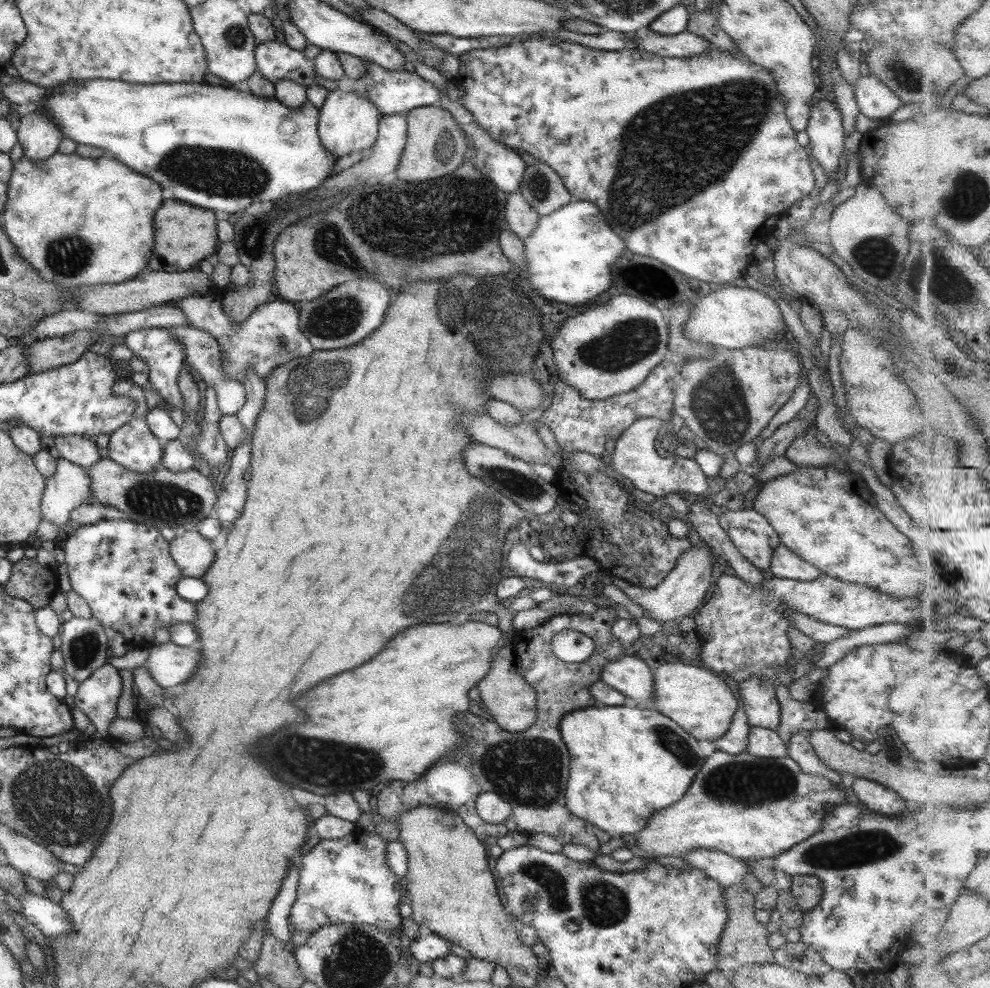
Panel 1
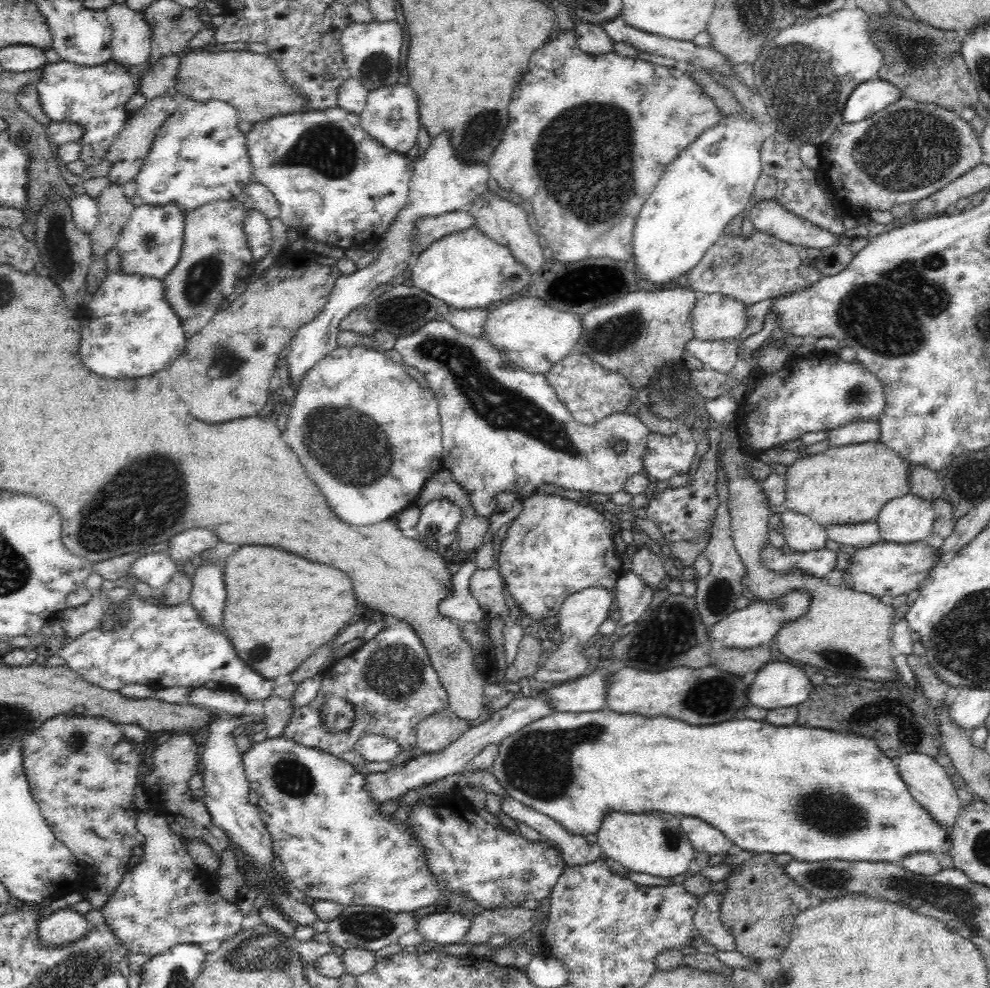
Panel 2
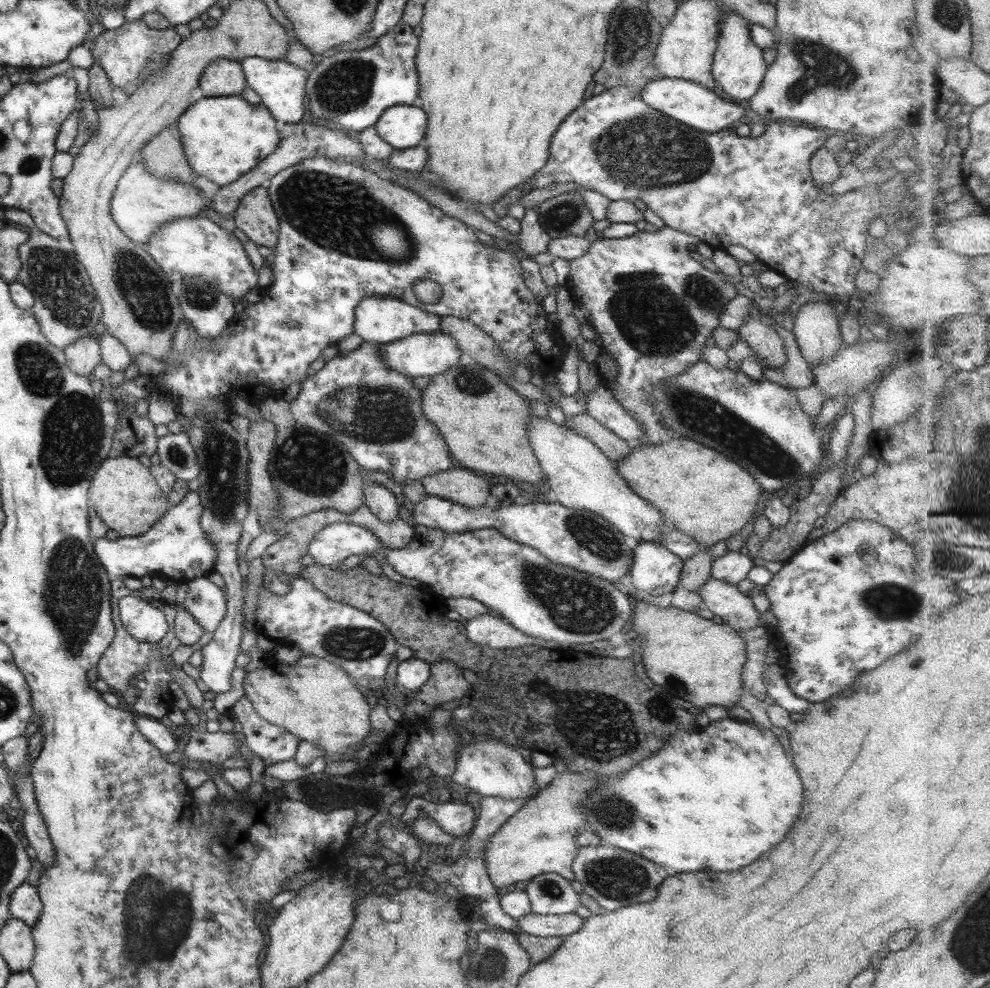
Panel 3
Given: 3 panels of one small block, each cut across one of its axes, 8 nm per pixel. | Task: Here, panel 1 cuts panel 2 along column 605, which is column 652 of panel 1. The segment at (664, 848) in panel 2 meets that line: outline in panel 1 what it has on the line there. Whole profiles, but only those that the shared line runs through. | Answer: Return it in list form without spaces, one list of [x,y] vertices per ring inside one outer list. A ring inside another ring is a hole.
[[[714,750],[691,778],[685,794],[669,807],[653,812],[645,828],[635,832],[636,845],[651,858],[681,856],[685,851],[697,847],[717,849],[745,862],[773,858],[817,832],[828,809],[843,804],[844,797],[845,791],[841,791],[829,779],[803,773],[788,756],[765,759],[751,756],[746,751],[731,756],[727,752]]]

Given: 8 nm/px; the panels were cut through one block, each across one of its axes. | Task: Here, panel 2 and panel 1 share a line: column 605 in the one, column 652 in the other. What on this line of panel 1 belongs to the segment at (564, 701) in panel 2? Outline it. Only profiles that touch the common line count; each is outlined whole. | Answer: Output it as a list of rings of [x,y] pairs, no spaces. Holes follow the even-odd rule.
[[[621,655],[616,662],[607,664],[601,672],[599,678],[623,694],[624,697],[633,698],[635,702],[647,702],[651,704],[653,700],[653,675],[648,670],[646,664],[633,656]]]

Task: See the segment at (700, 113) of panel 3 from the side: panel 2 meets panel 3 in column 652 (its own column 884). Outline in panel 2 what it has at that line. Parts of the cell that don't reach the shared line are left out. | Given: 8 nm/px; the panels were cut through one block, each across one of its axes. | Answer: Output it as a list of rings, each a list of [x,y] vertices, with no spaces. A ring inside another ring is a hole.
[[[877,78],[868,80],[850,93],[845,112],[842,112],[844,123],[868,120],[884,108],[890,107],[890,104],[896,104],[902,97],[906,97],[905,94],[888,81]]]

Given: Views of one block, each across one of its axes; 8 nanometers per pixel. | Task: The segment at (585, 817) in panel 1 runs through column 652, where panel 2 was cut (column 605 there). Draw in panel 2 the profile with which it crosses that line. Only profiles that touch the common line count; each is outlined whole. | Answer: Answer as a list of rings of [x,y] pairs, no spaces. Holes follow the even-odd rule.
[[[608,708],[596,712],[550,714],[535,720],[521,731],[515,732],[499,742],[499,753],[492,766],[492,773],[511,798],[538,812],[557,820],[570,834],[596,834],[602,822],[602,816],[614,810],[644,814],[650,810],[659,810],[668,814],[680,814],[679,817],[693,816],[704,820],[720,830],[728,840],[748,852],[771,854],[790,854],[794,860],[804,863],[817,863],[825,860],[844,860],[848,862],[870,861],[875,863],[898,863],[914,853],[928,852],[936,857],[949,854],[952,848],[951,837],[947,828],[940,826],[926,809],[914,800],[907,784],[900,778],[898,768],[880,752],[874,740],[826,732],[822,728],[800,726],[772,726],[766,721],[749,718],[736,718],[720,724],[691,725],[686,721],[665,716],[644,717],[614,712]]]

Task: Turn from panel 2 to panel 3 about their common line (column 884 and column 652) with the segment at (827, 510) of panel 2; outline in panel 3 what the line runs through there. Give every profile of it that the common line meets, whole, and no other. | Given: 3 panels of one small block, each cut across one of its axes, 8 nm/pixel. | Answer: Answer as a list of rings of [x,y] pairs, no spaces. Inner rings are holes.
[[[681,436],[647,446],[633,445],[625,458],[614,464],[631,491],[652,504],[674,530],[699,544],[699,551],[683,562],[678,582],[684,590],[697,593],[710,579],[712,561],[707,548],[739,534],[755,516],[753,512],[763,489],[741,466],[727,460],[723,454]]]

